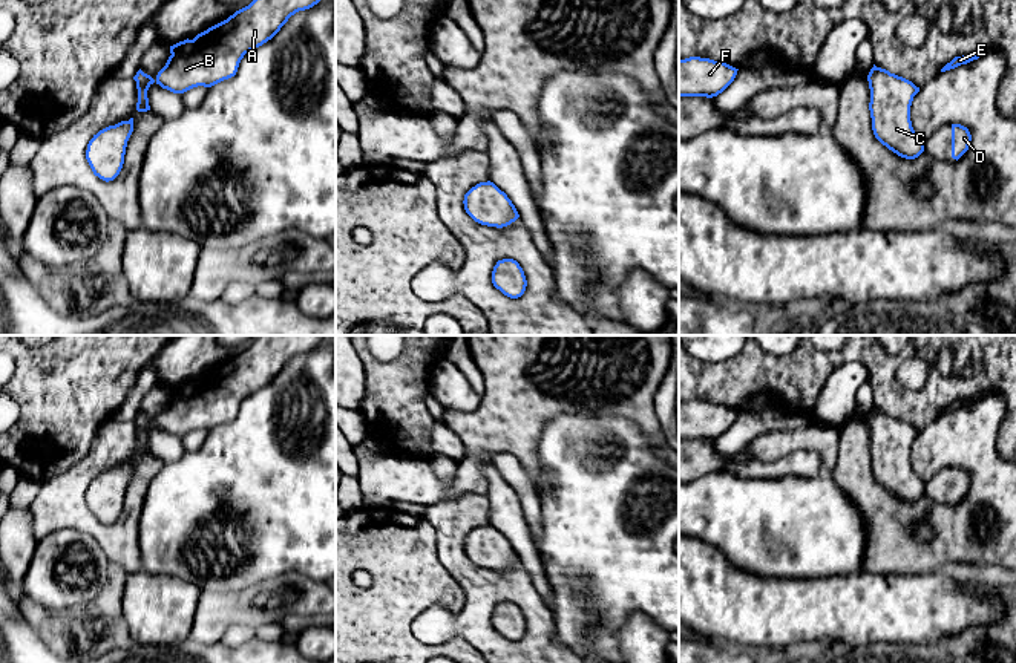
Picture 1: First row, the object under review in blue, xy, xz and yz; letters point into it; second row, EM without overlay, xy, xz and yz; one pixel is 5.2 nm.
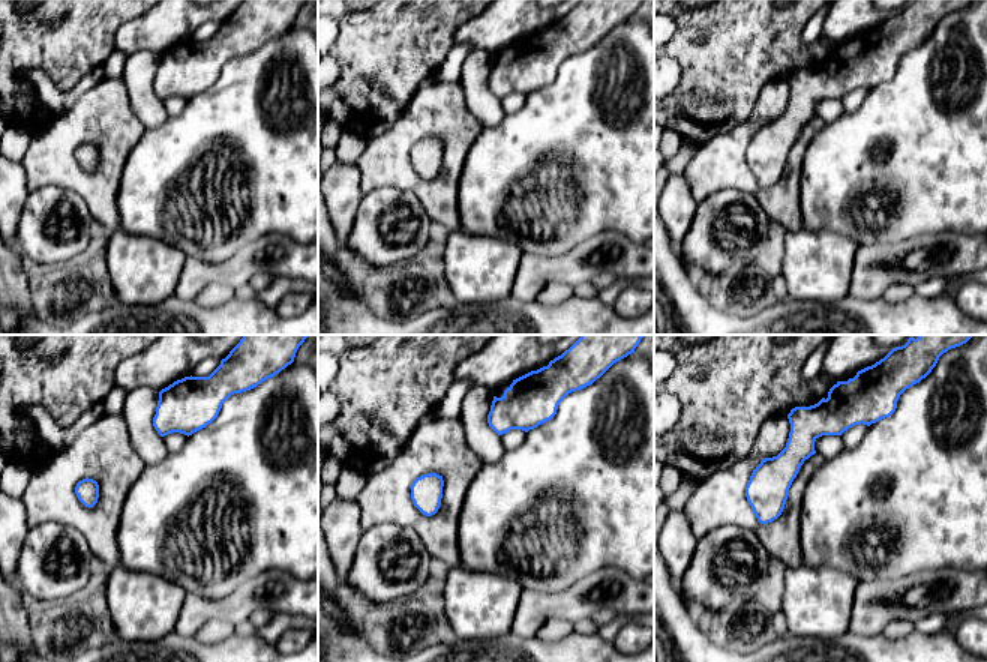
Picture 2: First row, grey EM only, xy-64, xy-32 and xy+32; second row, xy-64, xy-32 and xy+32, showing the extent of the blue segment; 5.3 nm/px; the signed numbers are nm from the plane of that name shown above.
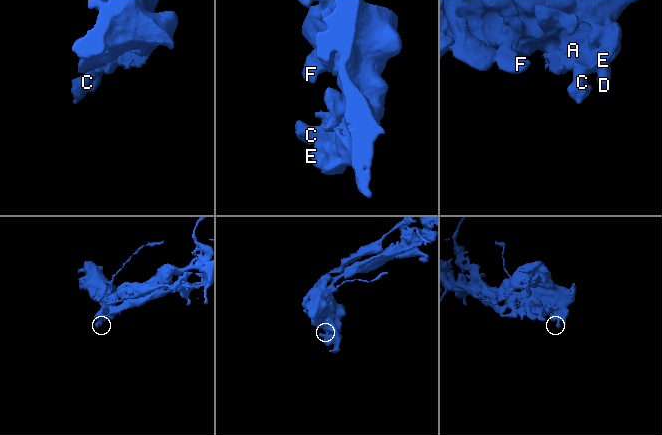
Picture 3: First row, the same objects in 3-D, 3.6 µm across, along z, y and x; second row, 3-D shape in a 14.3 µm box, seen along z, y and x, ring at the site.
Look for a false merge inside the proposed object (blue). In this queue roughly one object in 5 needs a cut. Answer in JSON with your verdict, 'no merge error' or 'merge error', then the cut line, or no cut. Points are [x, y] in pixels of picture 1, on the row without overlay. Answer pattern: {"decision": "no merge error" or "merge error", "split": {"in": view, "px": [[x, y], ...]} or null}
{"decision": "no merge error", "split": null}

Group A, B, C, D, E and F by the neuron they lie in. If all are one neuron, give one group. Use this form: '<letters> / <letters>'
A B C D E F

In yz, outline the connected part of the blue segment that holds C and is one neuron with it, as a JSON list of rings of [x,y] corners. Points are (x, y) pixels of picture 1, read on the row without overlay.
[[[875,407],[867,418],[867,424],[875,481],[901,501],[918,501],[924,495],[924,482],[912,470],[910,449],[919,430]]]

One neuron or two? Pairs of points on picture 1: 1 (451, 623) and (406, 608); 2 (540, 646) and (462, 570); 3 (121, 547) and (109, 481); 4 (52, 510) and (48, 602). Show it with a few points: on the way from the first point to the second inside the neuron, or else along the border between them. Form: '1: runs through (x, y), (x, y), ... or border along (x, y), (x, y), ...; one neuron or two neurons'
1: border along (458, 611), (429, 607), (409, 630); two neurons
2: runs through (518, 634), (492, 608), (492, 600), (483, 591); one neuron
3: runs through (115, 530), (109, 524), (109, 498); one neuron
4: border along (88, 533), (78, 529), (57, 529), (39, 539); two neurons

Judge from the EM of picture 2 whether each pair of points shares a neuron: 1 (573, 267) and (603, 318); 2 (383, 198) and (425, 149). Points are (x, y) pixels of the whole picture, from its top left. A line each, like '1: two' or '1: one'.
1: two
2: two

